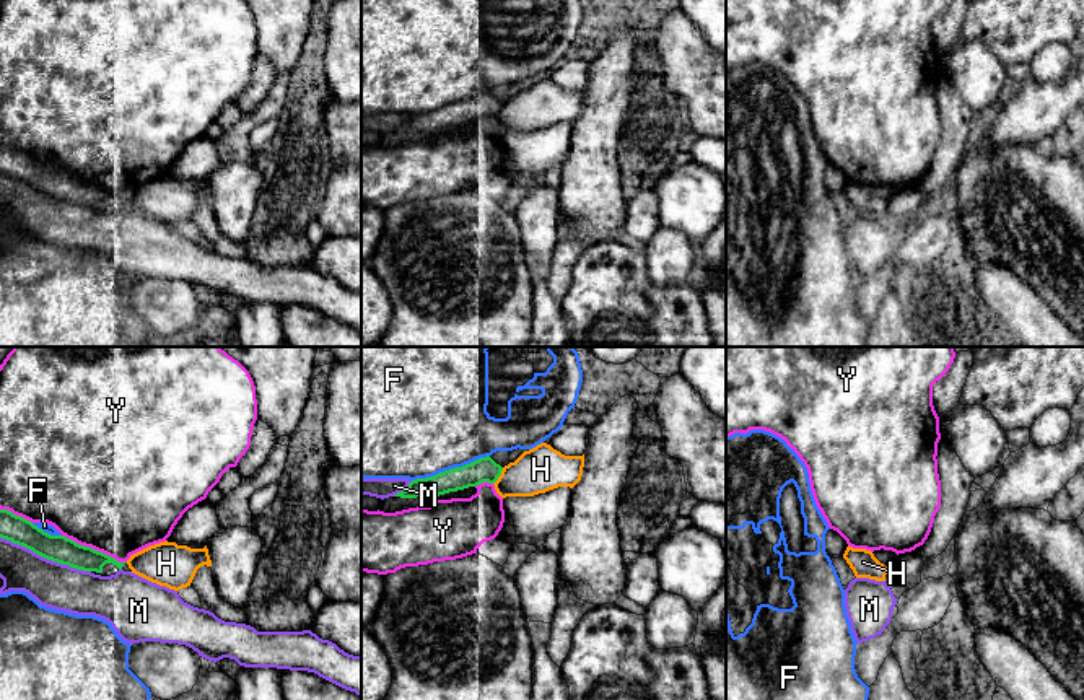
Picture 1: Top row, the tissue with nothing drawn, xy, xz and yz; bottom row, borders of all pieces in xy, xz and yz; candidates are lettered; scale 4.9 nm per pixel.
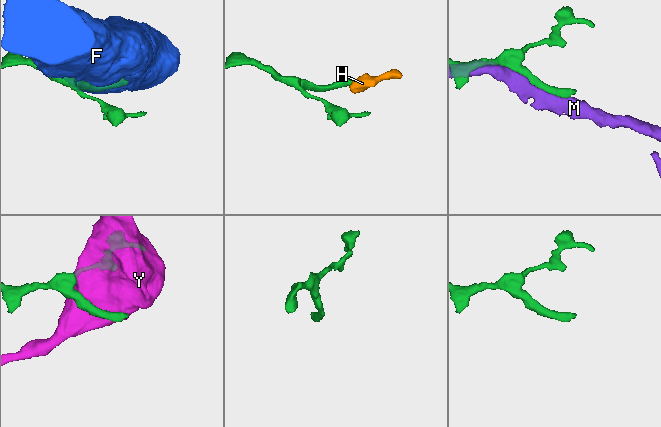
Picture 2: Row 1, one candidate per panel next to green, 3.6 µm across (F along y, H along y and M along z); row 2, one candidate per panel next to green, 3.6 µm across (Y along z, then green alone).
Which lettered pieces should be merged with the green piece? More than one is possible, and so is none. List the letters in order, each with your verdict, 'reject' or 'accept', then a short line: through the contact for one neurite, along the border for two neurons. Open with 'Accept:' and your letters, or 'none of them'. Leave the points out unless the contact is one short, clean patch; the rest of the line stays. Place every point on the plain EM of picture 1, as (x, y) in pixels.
Accept: none of them
F: reject
H: reject
M: reject
Y: reject

